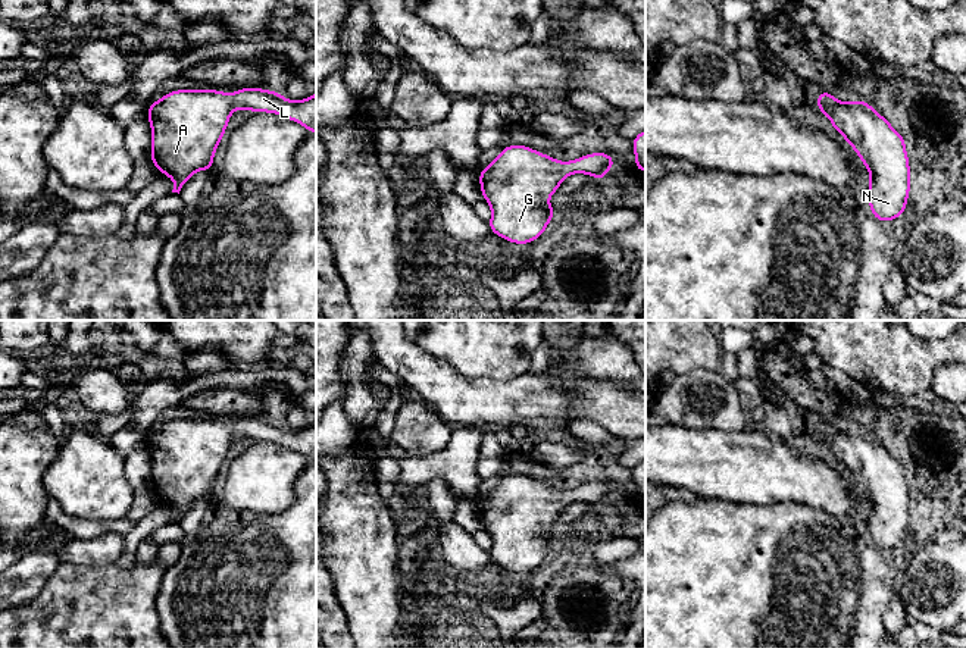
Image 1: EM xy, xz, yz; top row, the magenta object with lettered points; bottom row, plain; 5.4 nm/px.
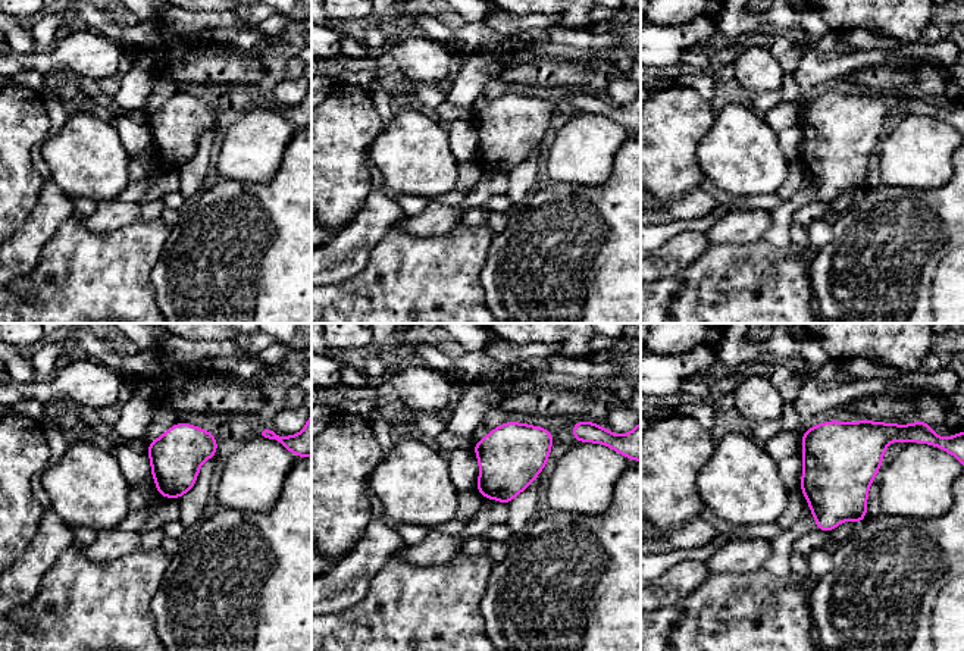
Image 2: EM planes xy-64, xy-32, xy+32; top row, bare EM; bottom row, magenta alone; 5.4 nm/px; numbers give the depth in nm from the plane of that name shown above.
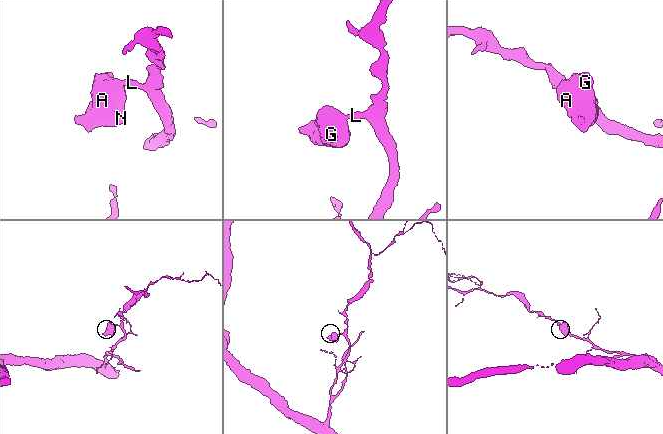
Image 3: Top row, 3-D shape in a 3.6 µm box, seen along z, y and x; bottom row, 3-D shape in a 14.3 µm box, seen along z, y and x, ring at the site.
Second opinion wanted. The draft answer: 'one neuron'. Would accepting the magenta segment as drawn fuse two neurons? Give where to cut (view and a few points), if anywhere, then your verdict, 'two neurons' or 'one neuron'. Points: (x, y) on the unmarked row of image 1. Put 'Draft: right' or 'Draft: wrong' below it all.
no cut | one neuron
Draft: right

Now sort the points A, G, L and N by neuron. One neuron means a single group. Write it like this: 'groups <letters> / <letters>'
groups A G L N

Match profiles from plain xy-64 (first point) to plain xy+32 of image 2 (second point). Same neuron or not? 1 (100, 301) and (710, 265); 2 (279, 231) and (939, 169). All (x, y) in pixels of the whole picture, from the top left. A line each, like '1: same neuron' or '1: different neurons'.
1: same neuron
2: different neurons

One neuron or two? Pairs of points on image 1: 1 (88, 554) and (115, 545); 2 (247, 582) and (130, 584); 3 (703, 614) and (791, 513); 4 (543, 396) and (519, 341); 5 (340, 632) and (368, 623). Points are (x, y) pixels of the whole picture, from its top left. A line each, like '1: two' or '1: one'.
1: one
2: two
3: one
4: two
5: two

